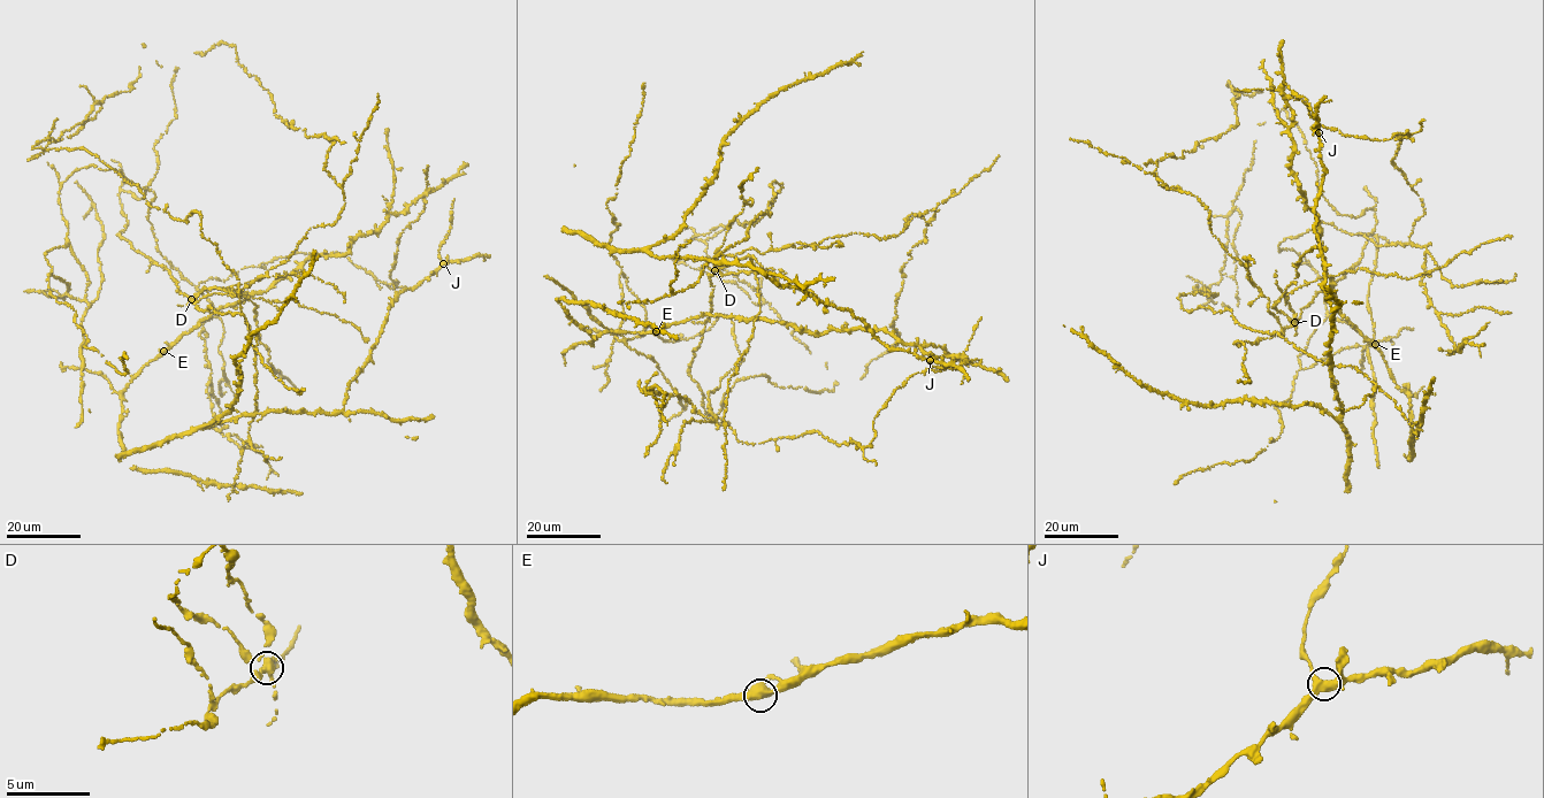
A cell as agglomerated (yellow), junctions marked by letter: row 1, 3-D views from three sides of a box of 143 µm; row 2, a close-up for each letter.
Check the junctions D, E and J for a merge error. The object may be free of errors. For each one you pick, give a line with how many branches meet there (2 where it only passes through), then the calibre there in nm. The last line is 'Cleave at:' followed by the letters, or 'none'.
D: 4 | 420 nm
Cleave at: D

